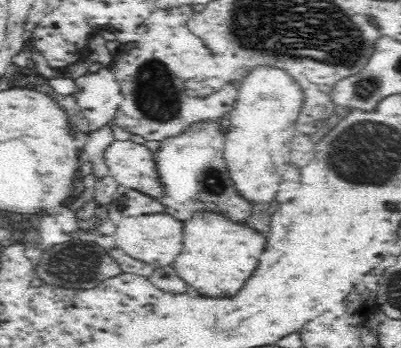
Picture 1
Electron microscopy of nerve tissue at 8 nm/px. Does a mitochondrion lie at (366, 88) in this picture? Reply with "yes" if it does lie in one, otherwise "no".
yes

